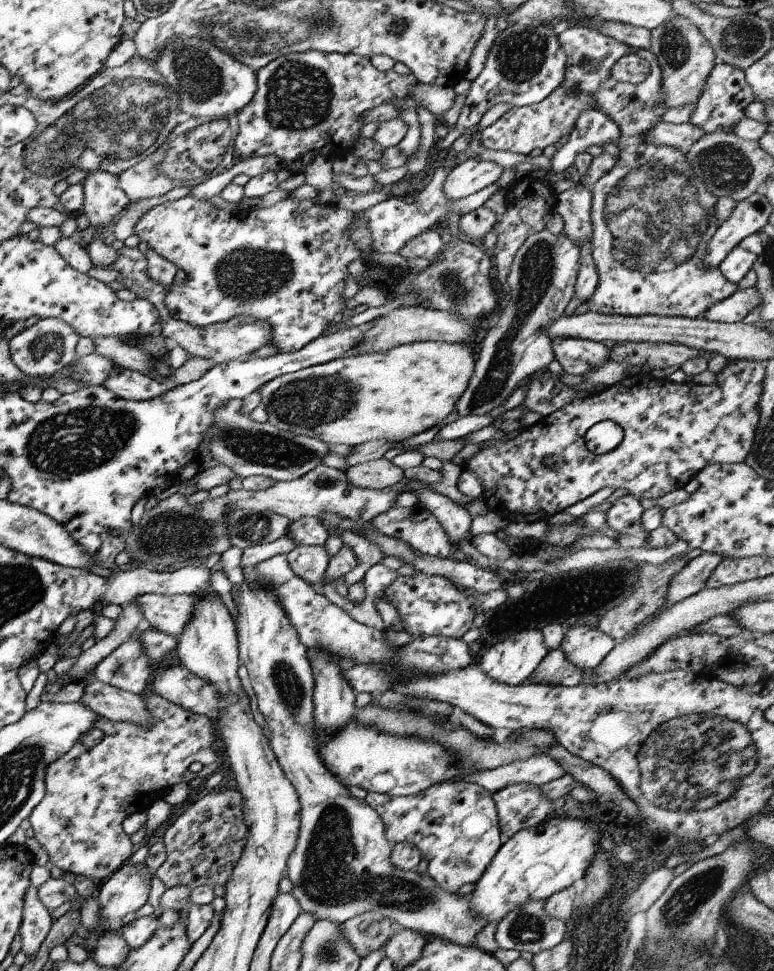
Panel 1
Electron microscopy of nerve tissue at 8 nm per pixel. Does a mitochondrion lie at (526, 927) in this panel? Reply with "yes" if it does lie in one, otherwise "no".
yes

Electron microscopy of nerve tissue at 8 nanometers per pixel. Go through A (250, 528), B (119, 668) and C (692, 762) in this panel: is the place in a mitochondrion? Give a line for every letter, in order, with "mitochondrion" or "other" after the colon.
A: mitochondrion
B: mitochondrion
C: mitochondrion

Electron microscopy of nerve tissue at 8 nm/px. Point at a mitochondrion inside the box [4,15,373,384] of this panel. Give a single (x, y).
(115, 123)

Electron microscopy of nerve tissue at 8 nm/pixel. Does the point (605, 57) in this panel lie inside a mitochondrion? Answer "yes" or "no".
no

